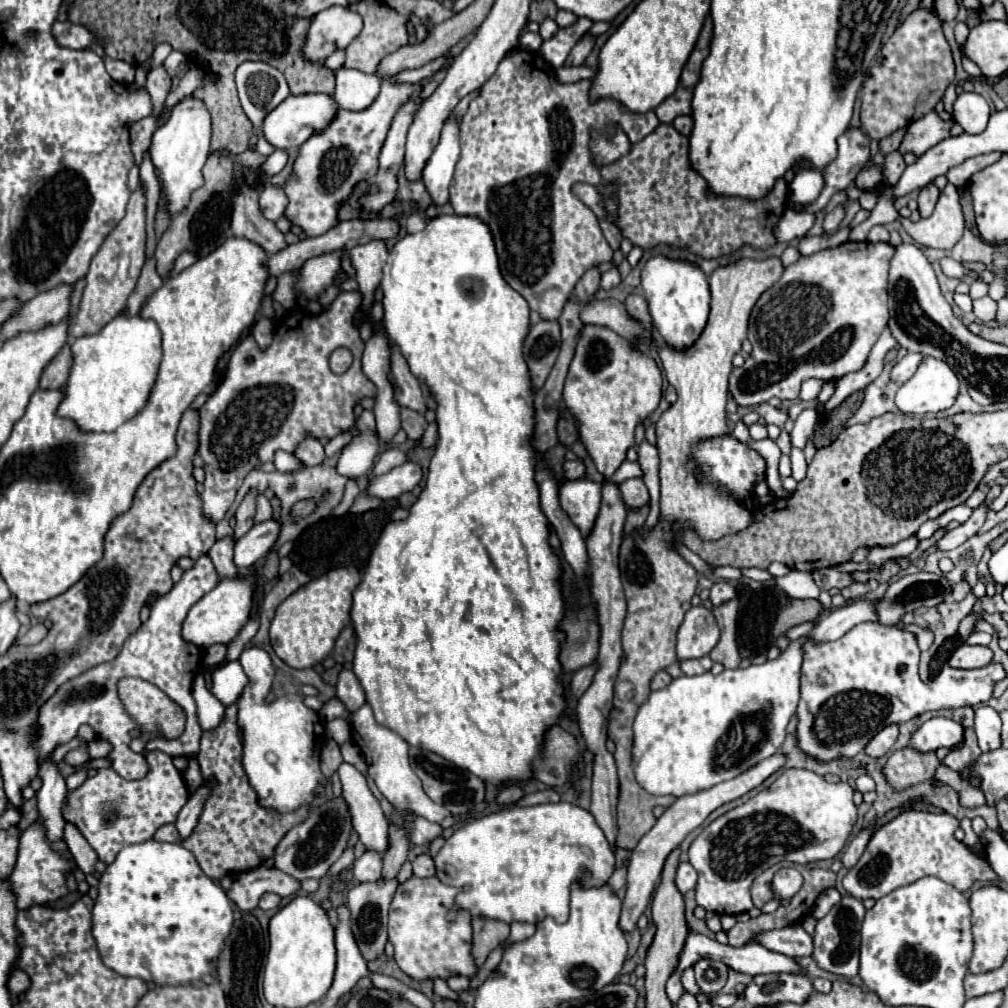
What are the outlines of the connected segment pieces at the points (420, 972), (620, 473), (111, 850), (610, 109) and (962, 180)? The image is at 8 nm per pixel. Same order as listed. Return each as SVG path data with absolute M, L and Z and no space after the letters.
M412 875L398 885L388 915L388 941L394 945L394 961L408 977L426 981L438 977L450 979L454 975L472 979L478 975L472 957L472 915L458 909L456 917L448 921L448 911L454 907L454 897L458 893L458 887L444 885L438 877L420 879Z
M624 461L624 463L620 465L620 469L611 477L610 481L614 484L620 484L625 479L633 477L642 477L640 465L638 465L638 463L632 463L632 461Z
M150 751L146 759L150 773L144 779L126 781L114 769L98 769L96 775L88 777L78 789L66 795L62 817L78 827L104 863L112 863L122 847L148 841L162 825L176 823L176 815L190 797L184 777L174 767L170 755Z
M524 49L512 51L498 65L498 71L482 87L480 97L470 101L470 107L462 119L462 155L450 187L450 203L456 215L476 215L488 223L496 243L496 255L500 259L500 273L504 275L504 281L518 291L528 301L530 311L536 311L544 321L556 321L584 271L592 265L600 265L602 261L610 261L614 253L602 235L598 217L572 193L572 185L576 181L598 187L603 194L609 220L613 222L617 217L618 186L604 181L598 167L592 167L592 155L588 151L590 131L620 125L630 141L636 143L650 135L660 123L654 111L644 115L632 113L616 99L590 101L590 79L562 85L552 73L554 69L538 53Z
M988 153L988 155L978 155L978 157L972 157L972 159L966 159L962 165L952 167L946 173L946 179L948 179L948 183L952 183L956 187L964 187L976 171L982 171L984 167L996 163L1000 157L1002 157L1002 153Z

